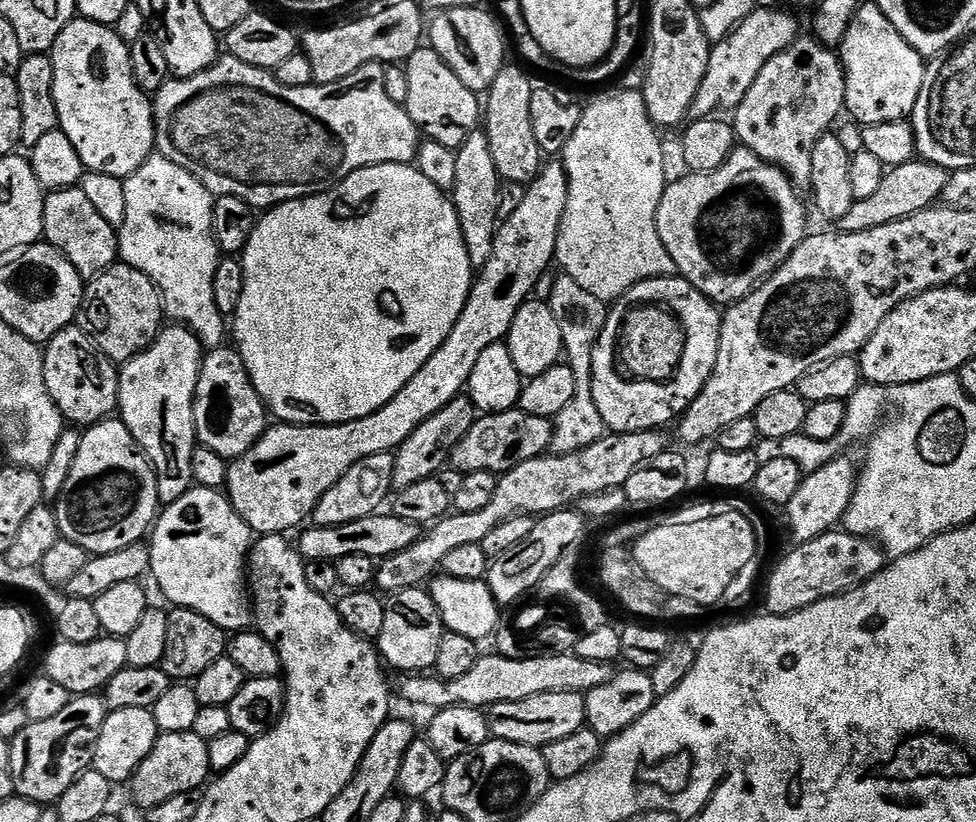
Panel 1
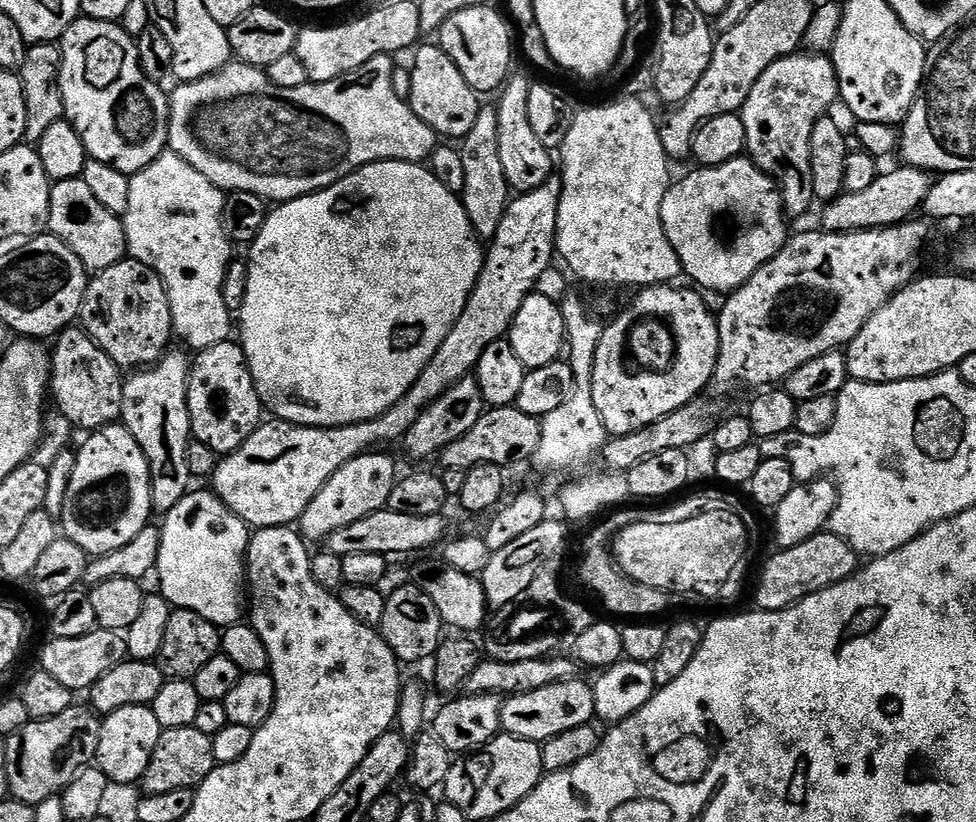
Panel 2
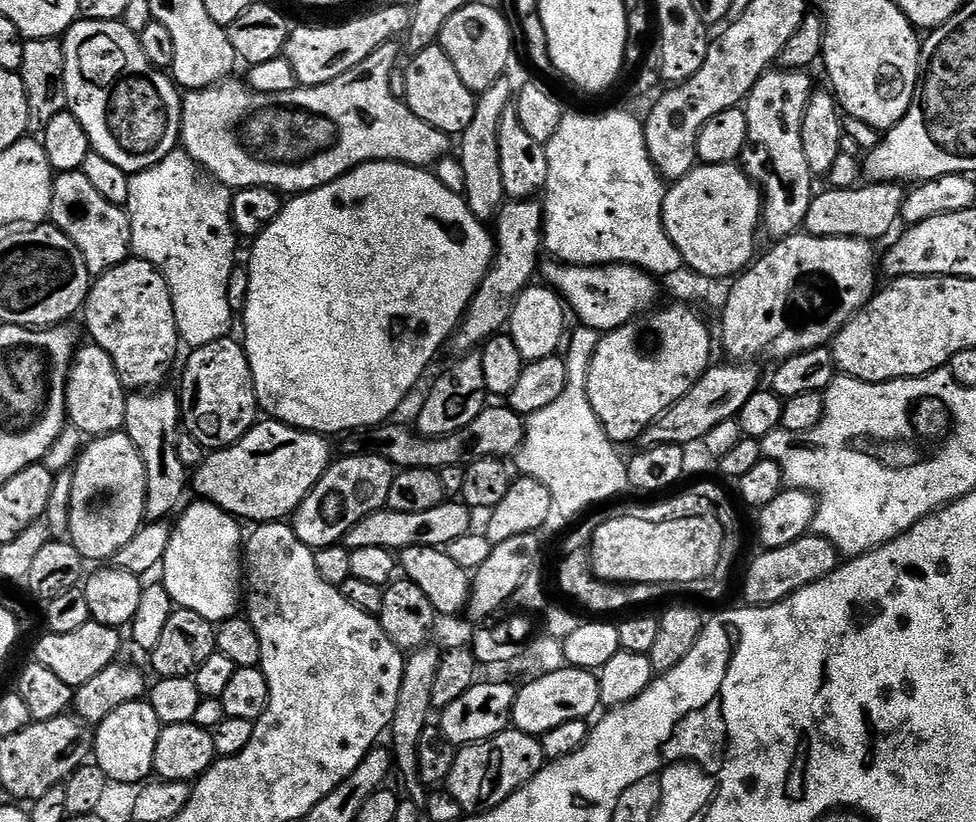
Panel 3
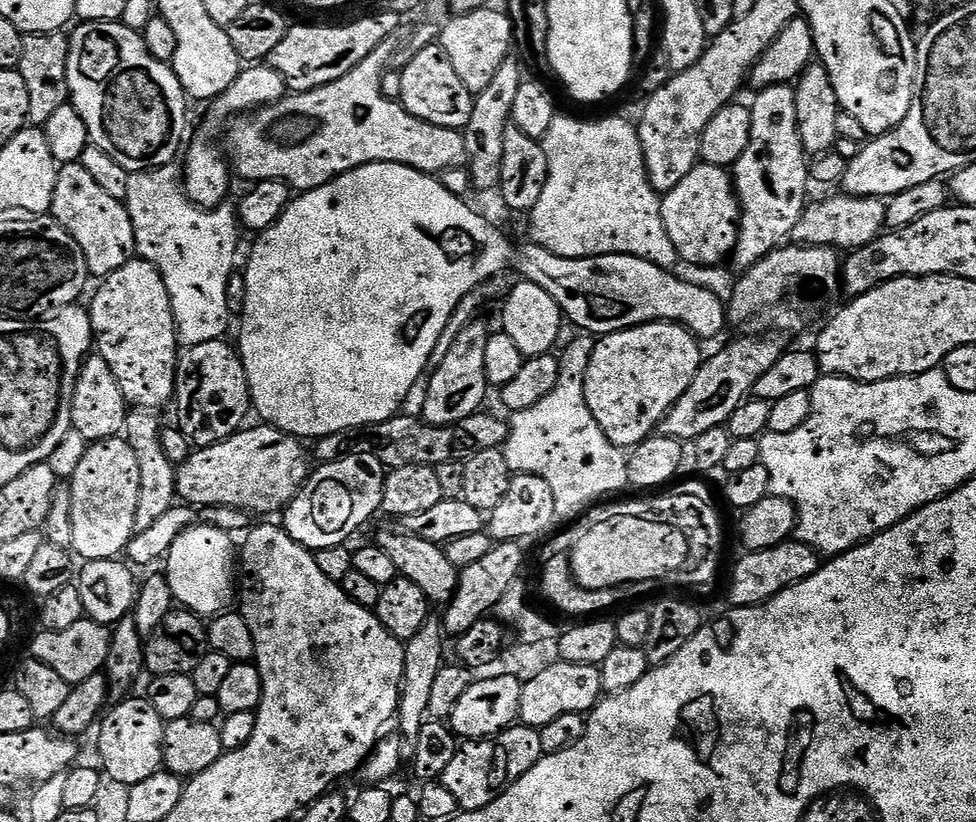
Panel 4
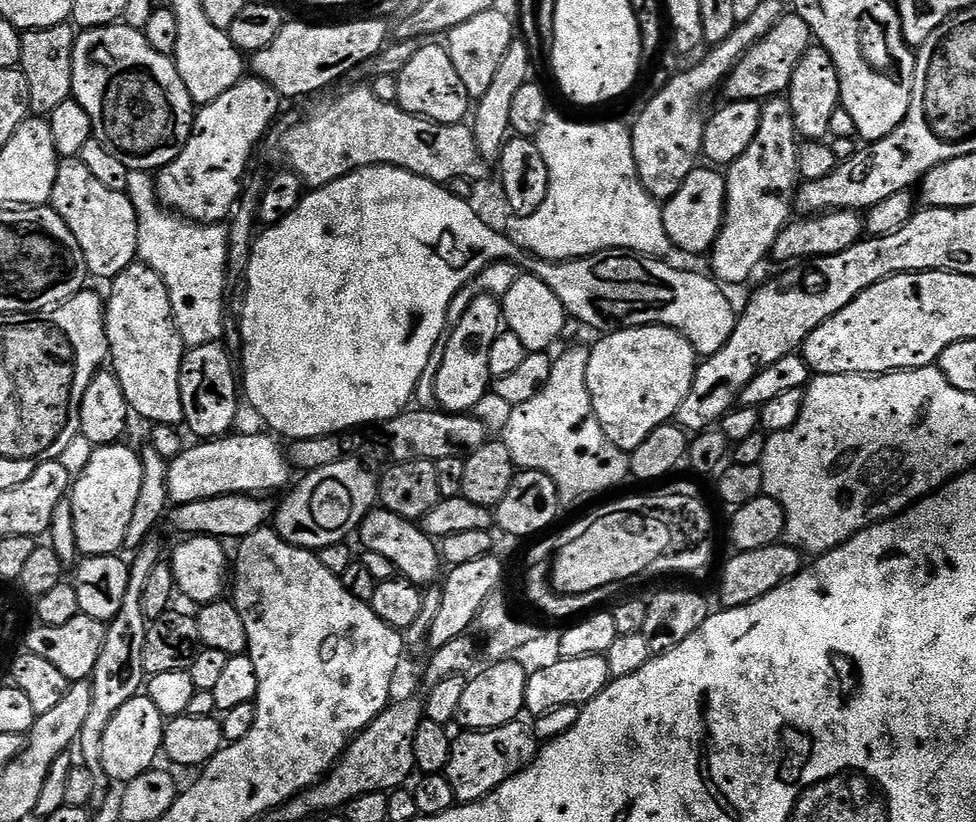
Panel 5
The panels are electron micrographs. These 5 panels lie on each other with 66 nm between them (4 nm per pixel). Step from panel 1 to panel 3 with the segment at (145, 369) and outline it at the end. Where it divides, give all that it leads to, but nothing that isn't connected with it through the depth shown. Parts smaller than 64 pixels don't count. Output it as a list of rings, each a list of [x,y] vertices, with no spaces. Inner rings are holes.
[[[140,390],[129,395],[126,402],[126,422],[123,426],[123,431],[134,442],[138,454],[142,454],[142,462],[146,466],[144,519],[148,522],[167,521],[185,503],[184,491],[187,493],[190,488],[190,472],[182,466],[176,445],[178,429],[182,424],[180,401],[175,391],[160,391],[164,390]]]

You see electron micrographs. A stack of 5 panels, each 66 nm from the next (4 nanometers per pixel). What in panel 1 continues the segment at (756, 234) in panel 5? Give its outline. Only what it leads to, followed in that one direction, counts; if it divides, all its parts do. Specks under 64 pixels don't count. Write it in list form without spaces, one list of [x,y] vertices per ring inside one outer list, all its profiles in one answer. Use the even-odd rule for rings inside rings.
[[[797,38],[786,50],[782,50],[777,56],[770,58],[766,66],[762,66],[762,74],[758,74],[754,86],[750,86],[746,98],[742,98],[742,102],[734,110],[737,141],[762,157],[766,163],[777,164],[784,169],[797,186],[811,185],[810,158],[814,146],[818,146],[818,138],[829,135],[831,128],[828,127],[841,119],[840,112],[842,116],[846,108],[844,66],[839,55],[829,45],[822,44],[815,38],[804,39]]]

